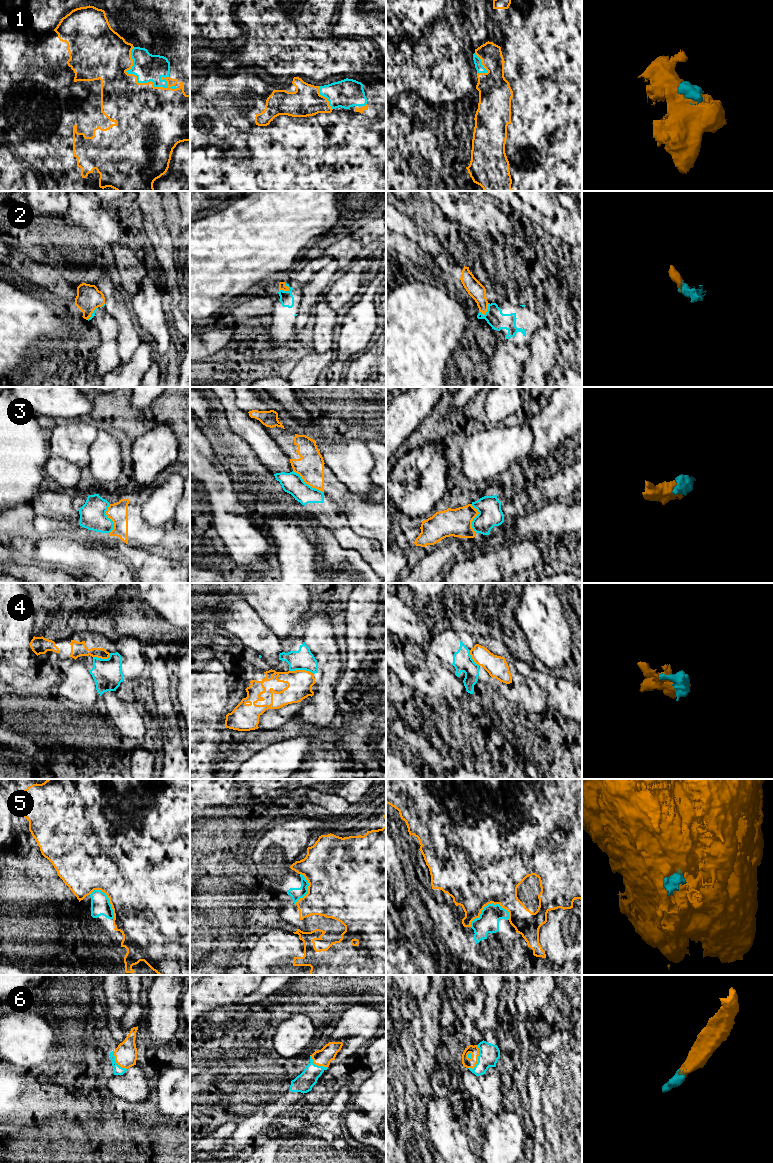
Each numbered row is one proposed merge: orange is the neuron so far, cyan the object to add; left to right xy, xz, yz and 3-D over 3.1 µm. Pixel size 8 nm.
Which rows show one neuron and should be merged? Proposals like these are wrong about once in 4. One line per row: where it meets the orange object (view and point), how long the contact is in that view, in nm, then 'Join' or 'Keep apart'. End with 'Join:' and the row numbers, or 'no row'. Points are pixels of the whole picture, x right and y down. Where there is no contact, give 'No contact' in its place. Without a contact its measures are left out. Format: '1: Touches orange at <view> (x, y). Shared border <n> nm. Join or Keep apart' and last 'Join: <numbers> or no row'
1: Touches orange at xy (137, 82). Shared border 480 nm. Join
2: Touches orange at xz (284, 290). Shared border 90 nm. Join
3: Touches orange at xz (308, 484). Shared border 300 nm. Keep apart
4: Touches orange at xz (301, 670). Shared border 200 nm. Keep apart
5: Touches orange at yz (486, 905). Shared border 340 nm. Keep apart
6: Touches orange at yz (477, 1059). Shared border 200 nm. Join
Join: 1, 2, 6

